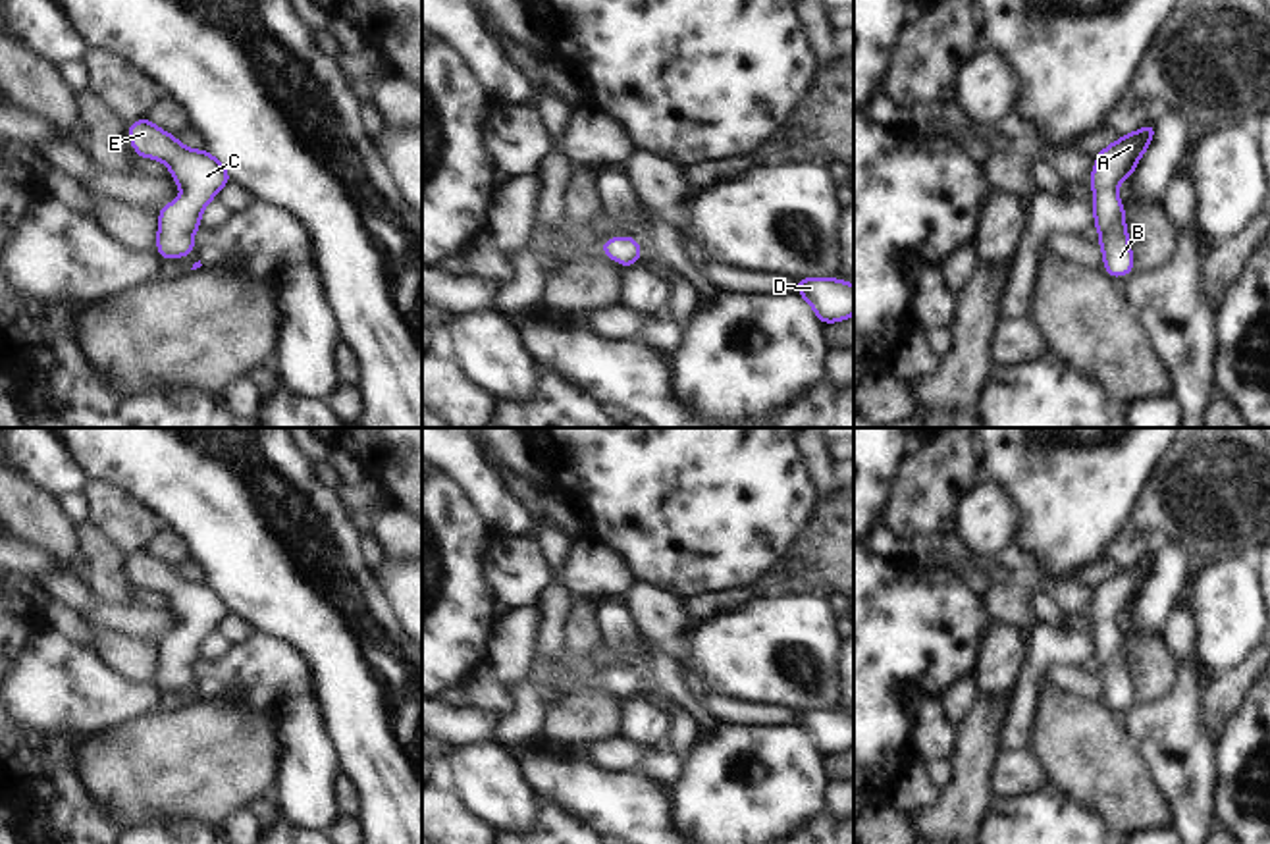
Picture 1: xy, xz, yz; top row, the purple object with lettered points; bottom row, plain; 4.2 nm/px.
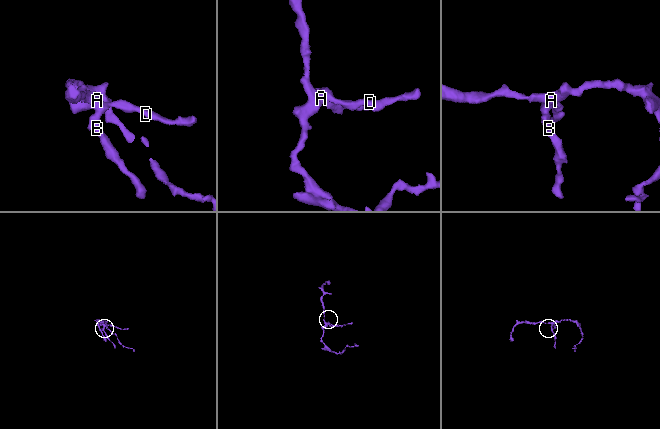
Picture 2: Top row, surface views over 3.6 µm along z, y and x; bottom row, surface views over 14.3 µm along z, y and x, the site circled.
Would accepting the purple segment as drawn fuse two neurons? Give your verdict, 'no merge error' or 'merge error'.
no merge error

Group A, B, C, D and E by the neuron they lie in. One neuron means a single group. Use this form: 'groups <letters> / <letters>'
groups A B C D E

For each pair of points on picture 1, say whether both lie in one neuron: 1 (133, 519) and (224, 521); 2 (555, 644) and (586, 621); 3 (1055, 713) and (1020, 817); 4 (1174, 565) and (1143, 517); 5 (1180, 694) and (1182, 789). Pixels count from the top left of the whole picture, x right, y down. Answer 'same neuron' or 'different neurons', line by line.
1: different neurons
2: different neurons
3: different neurons
4: different neurons
5: same neuron

